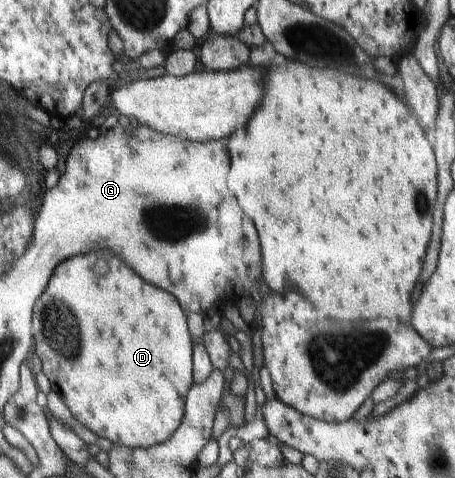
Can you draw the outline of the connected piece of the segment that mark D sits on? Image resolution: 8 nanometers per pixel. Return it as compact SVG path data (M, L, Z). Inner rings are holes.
M103 249L90 253L81 253L65 259L61 264L58 264L53 270L53 274L46 284L45 292L39 296L32 310L32 333L34 346L33 351L41 358L43 362L43 374L47 376L53 390L55 390L65 406L69 408L73 416L77 418L81 424L93 431L99 438L107 438L114 445L126 446L130 449L146 449L152 446L161 444L169 440L173 433L181 426L181 421L185 416L185 397L189 388L194 383L192 380L192 341L186 314L182 308L179 308L177 300L153 286L147 284L145 280L141 280L127 264L123 264L111 250Z

